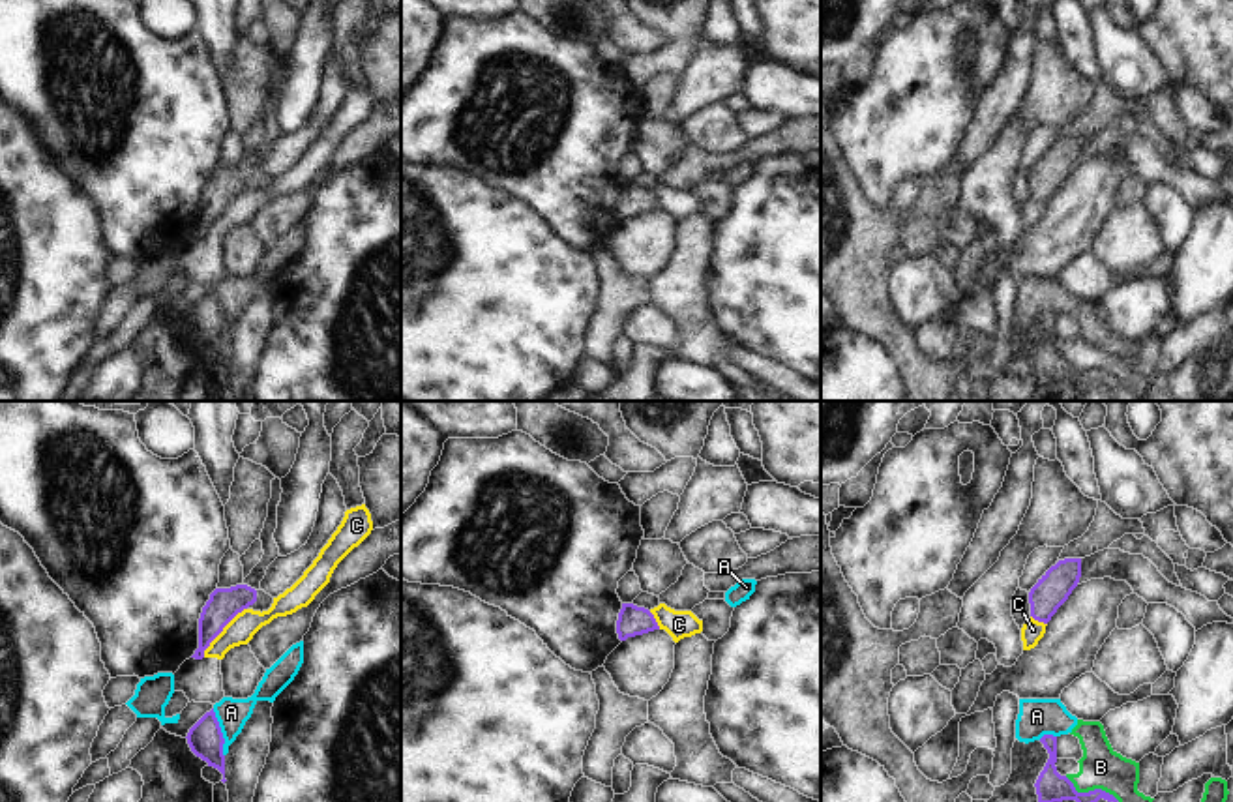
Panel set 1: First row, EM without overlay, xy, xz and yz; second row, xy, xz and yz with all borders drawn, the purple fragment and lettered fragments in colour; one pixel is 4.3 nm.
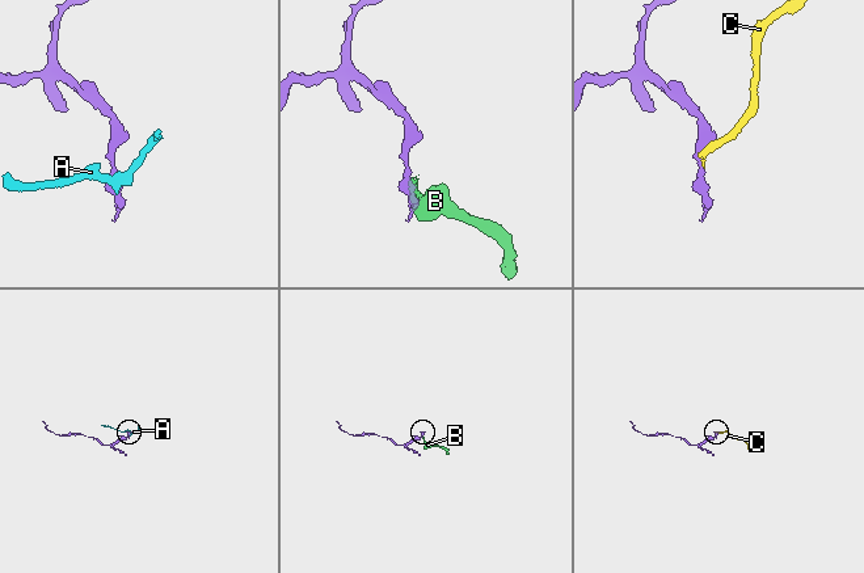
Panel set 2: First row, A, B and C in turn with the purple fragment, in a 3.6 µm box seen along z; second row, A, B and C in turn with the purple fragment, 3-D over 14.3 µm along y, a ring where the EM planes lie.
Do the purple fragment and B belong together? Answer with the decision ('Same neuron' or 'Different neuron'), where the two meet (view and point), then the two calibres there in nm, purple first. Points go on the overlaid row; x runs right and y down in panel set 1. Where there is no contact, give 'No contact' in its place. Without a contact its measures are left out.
Different neuron. Touches purple at yz (1091, 791). Thickness 130 nm (purple) against 180 nm

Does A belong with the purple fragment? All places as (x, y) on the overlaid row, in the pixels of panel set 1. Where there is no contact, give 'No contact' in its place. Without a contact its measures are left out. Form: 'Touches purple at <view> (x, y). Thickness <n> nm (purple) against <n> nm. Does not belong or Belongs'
Touches purple at xy (222, 733). Thickness 150 nm (purple) against 130 nm. Does not belong

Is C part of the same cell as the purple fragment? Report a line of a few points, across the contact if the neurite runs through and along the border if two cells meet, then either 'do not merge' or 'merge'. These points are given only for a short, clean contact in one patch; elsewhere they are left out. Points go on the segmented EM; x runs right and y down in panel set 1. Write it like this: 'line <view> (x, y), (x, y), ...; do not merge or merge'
line xy (246, 608), (223, 628), (203, 656); do not merge

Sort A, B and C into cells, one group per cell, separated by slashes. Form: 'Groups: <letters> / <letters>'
Groups: A B / C

